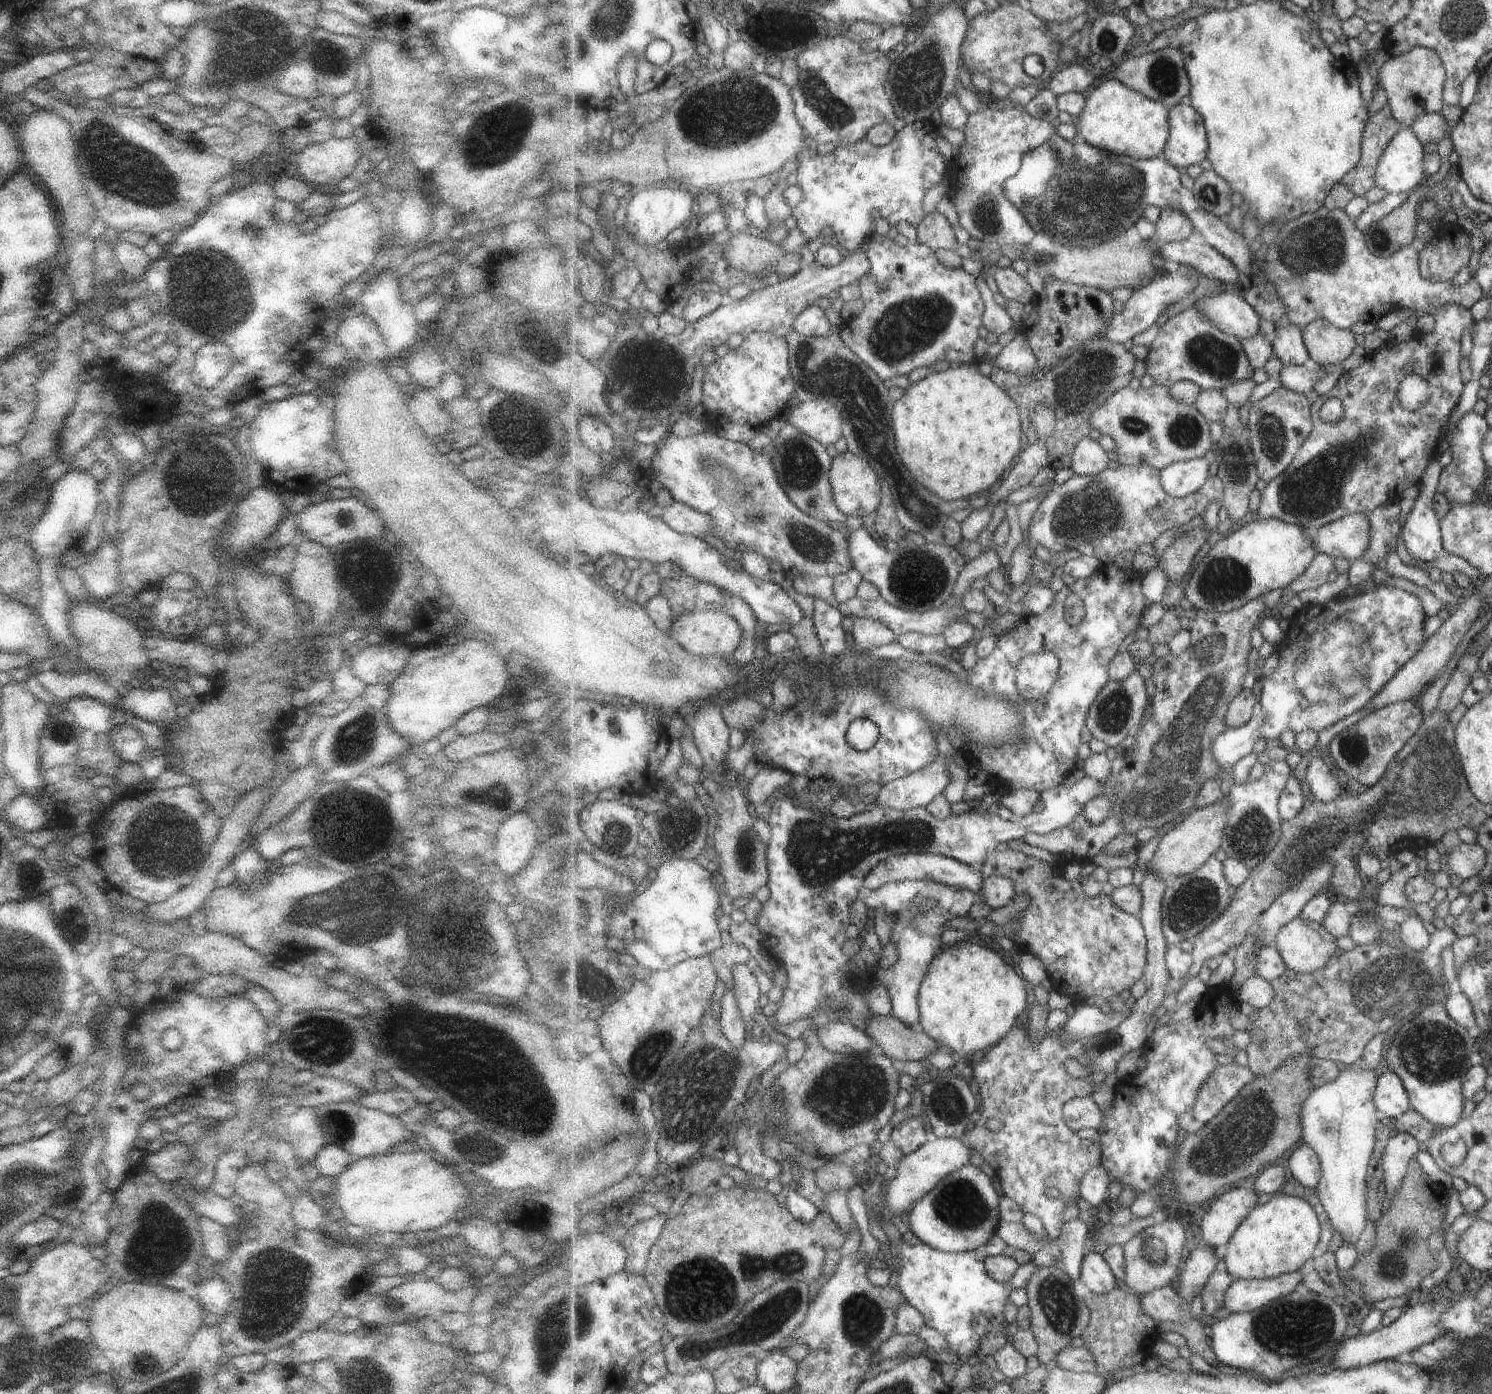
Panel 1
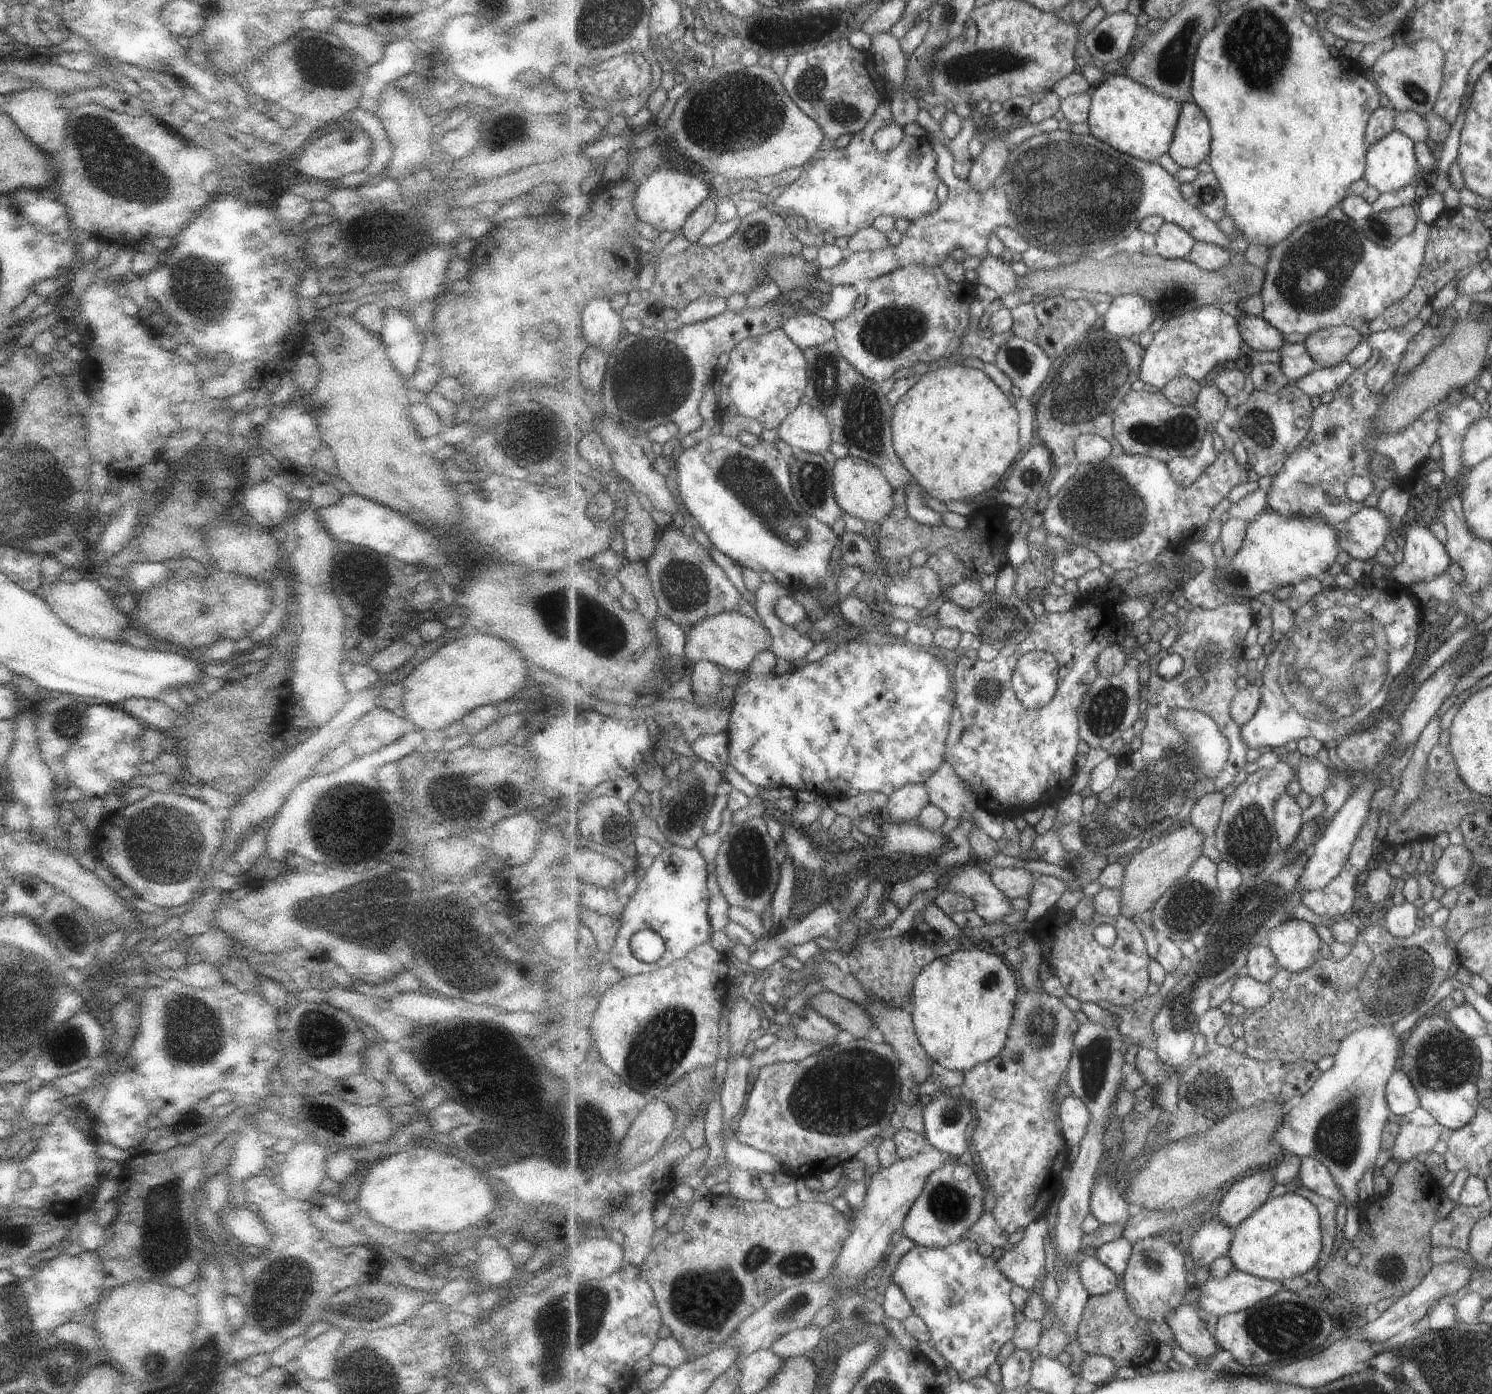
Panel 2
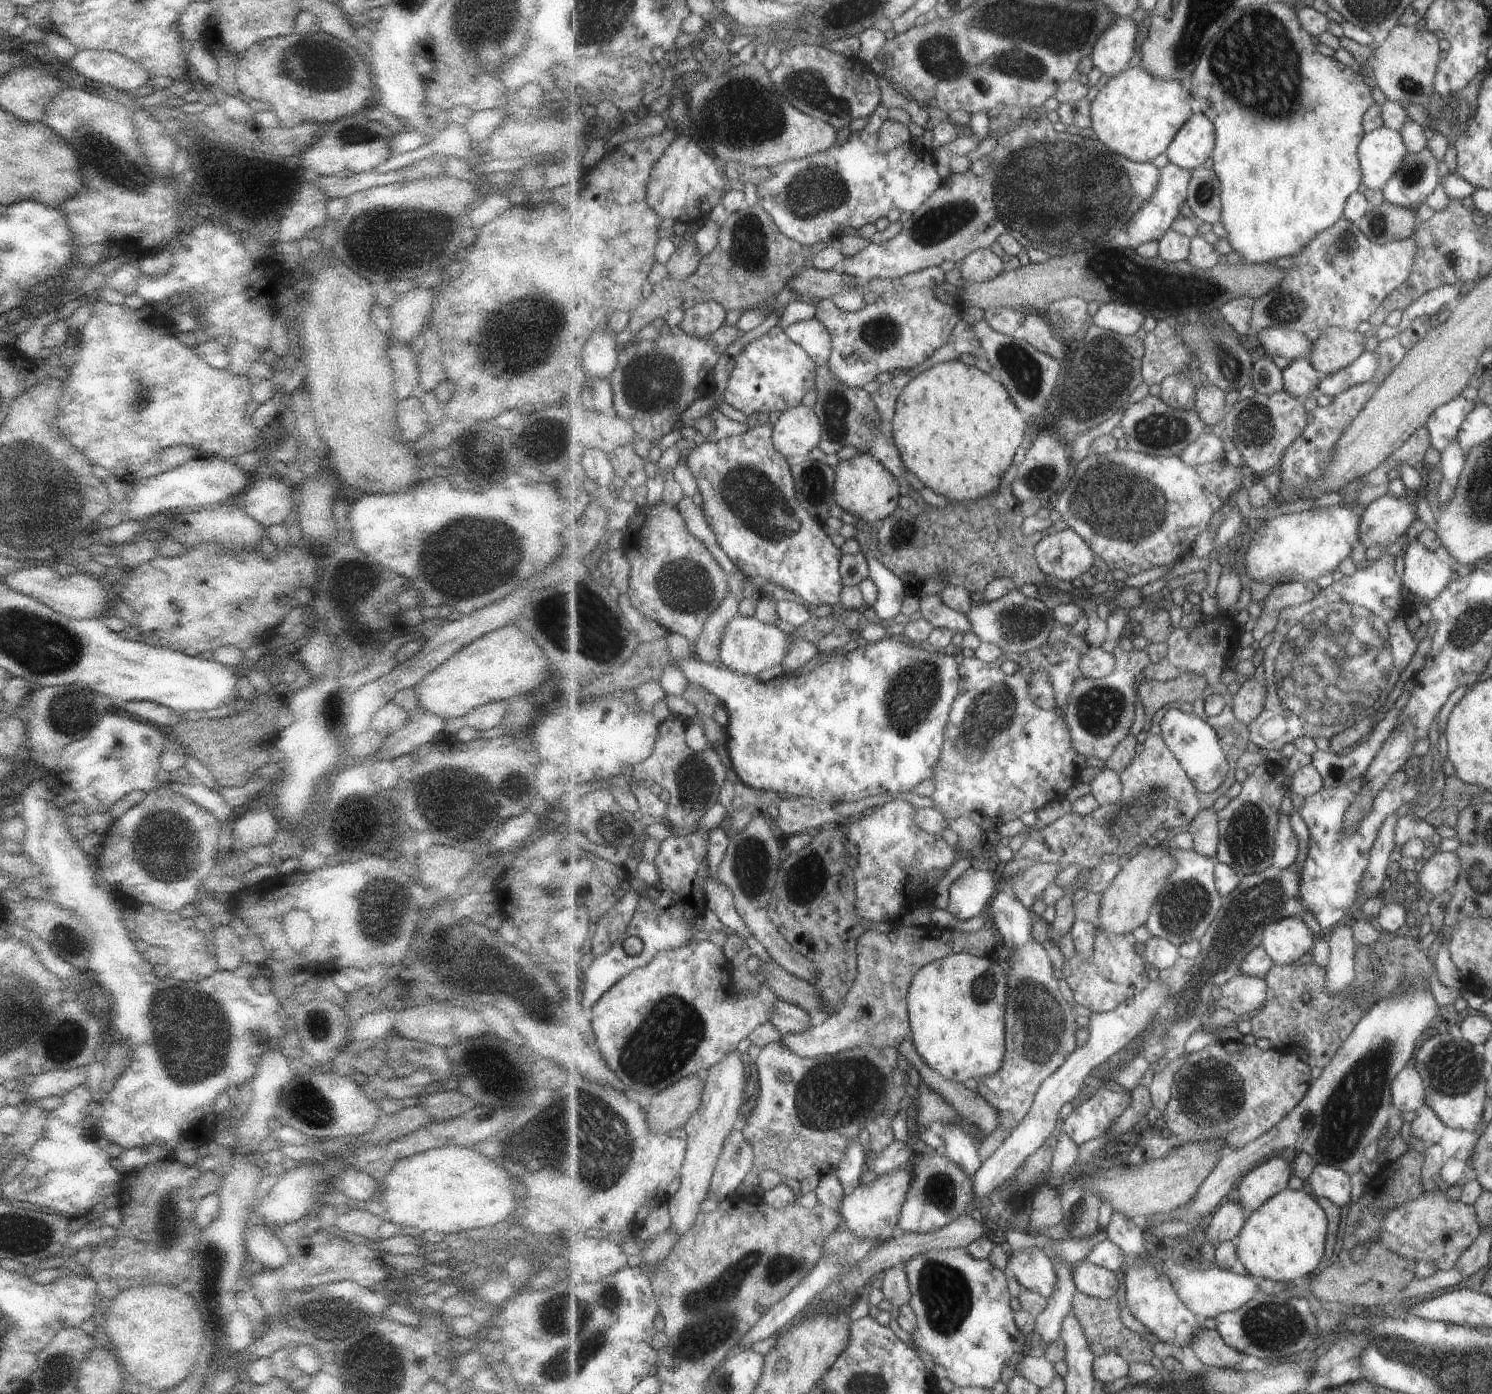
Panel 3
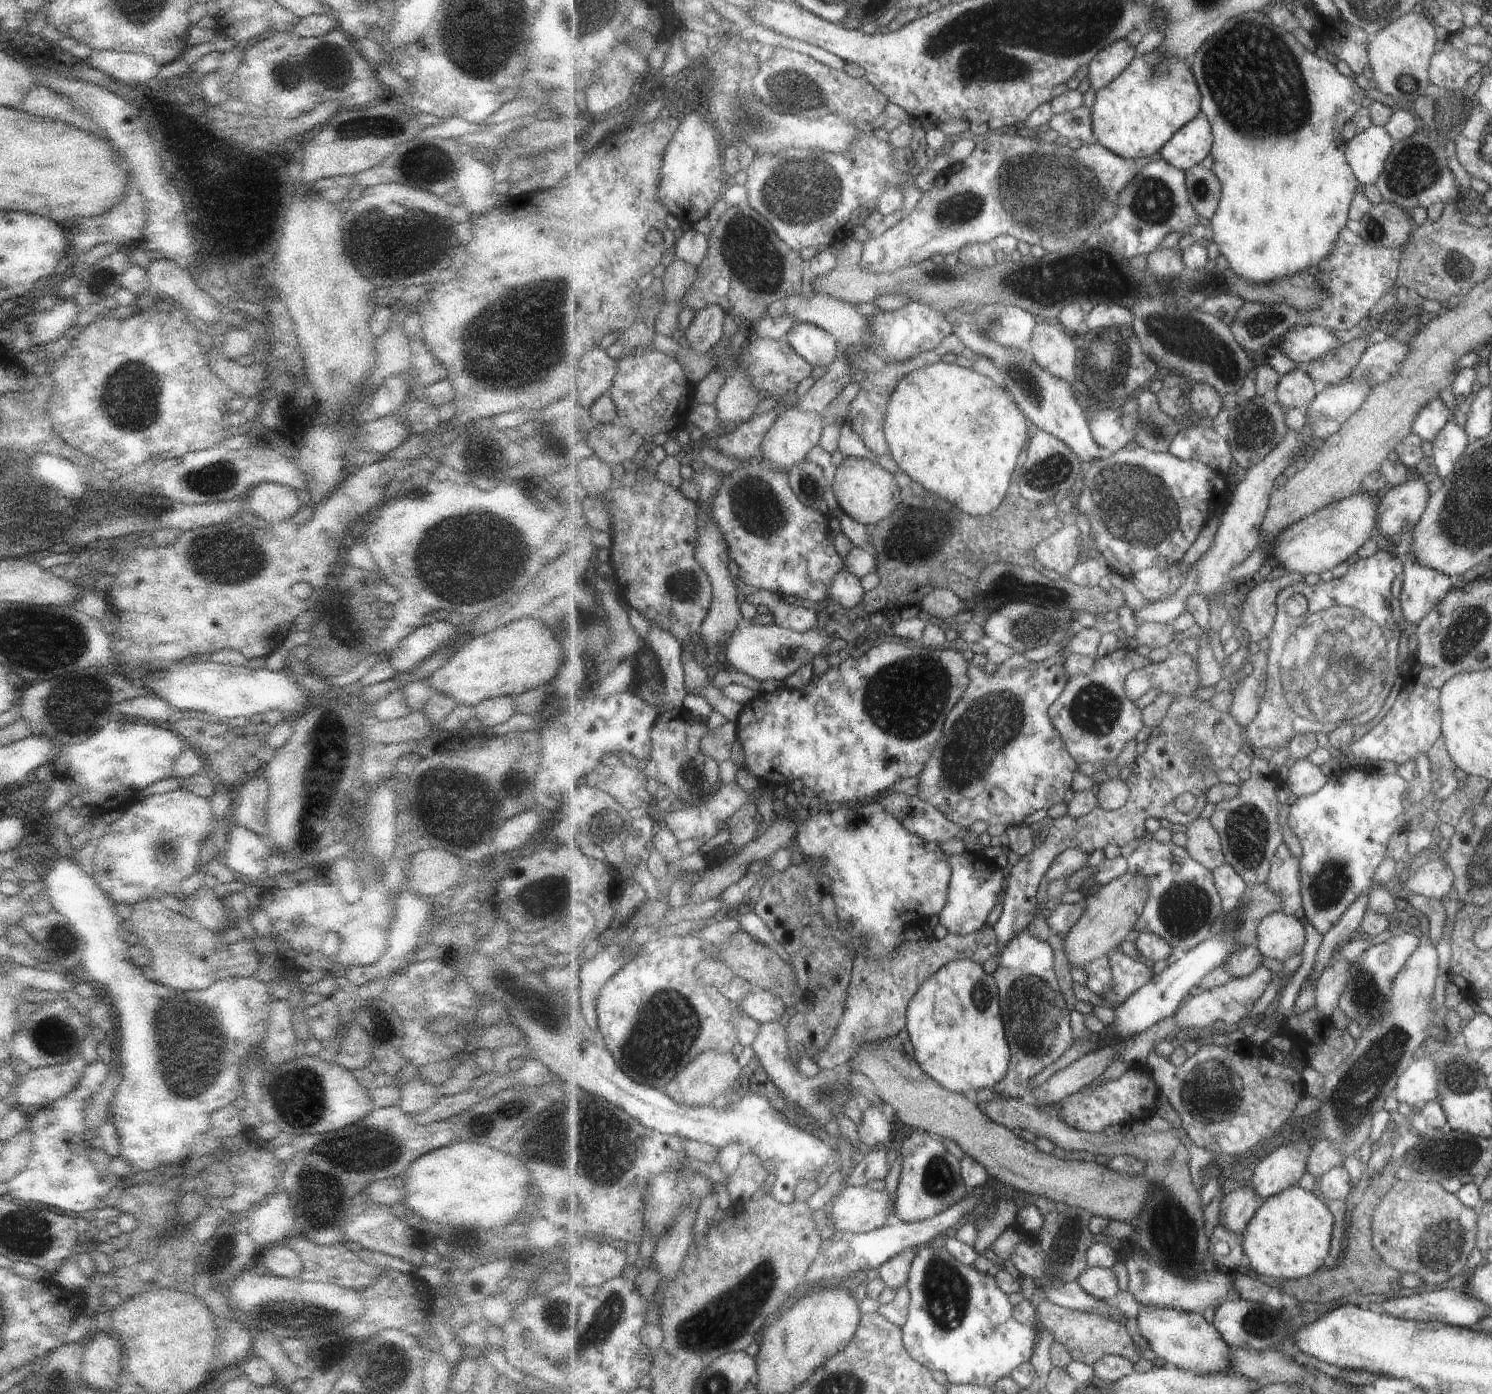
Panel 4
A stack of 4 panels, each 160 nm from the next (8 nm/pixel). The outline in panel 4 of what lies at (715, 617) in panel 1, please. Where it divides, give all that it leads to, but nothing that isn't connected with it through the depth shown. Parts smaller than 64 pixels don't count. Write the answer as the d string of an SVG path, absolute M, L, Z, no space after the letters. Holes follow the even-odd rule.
M752 621L747 627L738 628L729 636L726 647L726 660L729 669L741 671L765 686L782 684L804 664L811 663L815 658L822 658L822 652L827 654L827 646L833 637L823 629L794 631L777 623L762 625Z

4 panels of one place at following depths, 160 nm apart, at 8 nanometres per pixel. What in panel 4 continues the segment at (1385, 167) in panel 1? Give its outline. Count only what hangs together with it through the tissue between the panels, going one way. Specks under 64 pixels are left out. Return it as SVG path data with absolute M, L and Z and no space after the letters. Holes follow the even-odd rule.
M1371 125L1347 142L1348 163L1362 185L1376 184L1384 174L1396 144L1393 135L1381 125Z

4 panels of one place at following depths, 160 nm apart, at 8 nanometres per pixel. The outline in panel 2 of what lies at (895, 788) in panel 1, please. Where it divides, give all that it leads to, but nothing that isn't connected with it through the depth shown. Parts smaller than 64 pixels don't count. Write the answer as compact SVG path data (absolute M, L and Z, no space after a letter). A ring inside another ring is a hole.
M925 783L905 785L888 797L883 812L892 821L902 823L918 818L918 814L930 803Z

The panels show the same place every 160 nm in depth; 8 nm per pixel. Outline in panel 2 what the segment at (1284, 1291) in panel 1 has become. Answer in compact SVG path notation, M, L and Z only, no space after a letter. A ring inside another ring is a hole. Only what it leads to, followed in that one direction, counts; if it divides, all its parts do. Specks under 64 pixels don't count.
M1234 1268L1222 1279L1209 1276L1205 1284L1199 1287L1200 1293L1195 1304L1207 1314L1221 1318L1255 1306L1275 1296L1283 1288L1282 1281L1264 1279Z

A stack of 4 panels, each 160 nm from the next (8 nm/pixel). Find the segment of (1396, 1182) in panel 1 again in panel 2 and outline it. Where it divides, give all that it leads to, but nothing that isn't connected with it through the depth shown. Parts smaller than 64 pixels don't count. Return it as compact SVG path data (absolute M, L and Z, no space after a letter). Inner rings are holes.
M1406 1122L1400 1128L1394 1147L1392 1158L1403 1164L1413 1160L1419 1153L1427 1153L1439 1140L1444 1139L1446 1133L1441 1126L1435 1123L1430 1125L1418 1125Z

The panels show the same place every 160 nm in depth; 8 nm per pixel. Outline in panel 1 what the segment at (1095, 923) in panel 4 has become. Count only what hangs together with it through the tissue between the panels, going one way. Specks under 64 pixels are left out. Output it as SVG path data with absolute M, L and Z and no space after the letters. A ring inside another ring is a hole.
M1229 795L1211 806L1193 809L1180 823L1160 839L1155 853L1147 864L1147 871L1157 873L1162 879L1171 882L1178 876L1196 871L1222 848L1228 826Z

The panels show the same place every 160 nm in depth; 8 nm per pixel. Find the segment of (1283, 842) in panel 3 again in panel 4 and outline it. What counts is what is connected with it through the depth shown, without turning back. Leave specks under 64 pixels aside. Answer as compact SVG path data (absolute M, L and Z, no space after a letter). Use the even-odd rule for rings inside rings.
M1282 844L1276 852L1266 885L1275 891L1283 901L1283 910L1305 920L1300 885L1300 858L1295 858L1287 844Z

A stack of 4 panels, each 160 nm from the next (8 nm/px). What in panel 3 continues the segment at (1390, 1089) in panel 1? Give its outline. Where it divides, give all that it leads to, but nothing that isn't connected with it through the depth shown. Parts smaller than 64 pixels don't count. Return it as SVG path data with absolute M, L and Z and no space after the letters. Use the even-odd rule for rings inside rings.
M1416 1065L1397 1076L1392 1085L1392 1105L1401 1114L1422 1109L1427 1102L1427 1090Z

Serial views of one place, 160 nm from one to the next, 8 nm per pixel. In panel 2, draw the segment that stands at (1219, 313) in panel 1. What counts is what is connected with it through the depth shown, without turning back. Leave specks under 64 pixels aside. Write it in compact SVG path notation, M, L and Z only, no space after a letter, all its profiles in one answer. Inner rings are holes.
M1240 314L1238 327L1246 348L1253 351L1272 351L1279 349L1287 342L1283 334L1262 316Z

